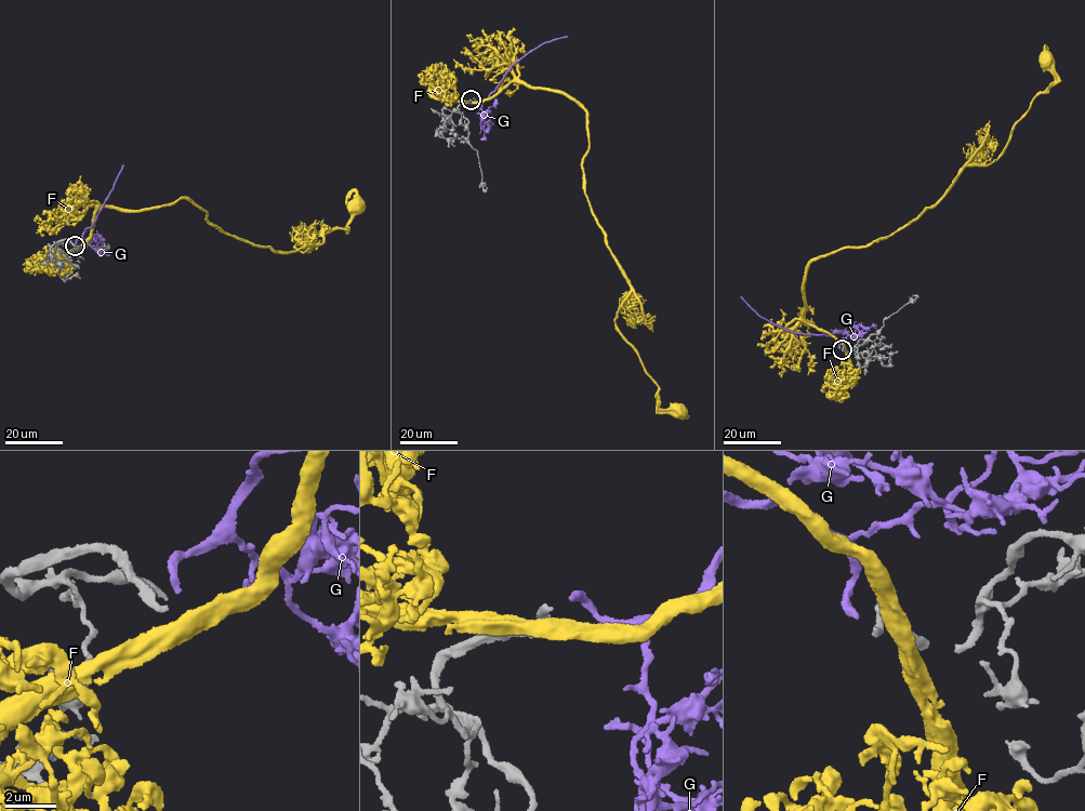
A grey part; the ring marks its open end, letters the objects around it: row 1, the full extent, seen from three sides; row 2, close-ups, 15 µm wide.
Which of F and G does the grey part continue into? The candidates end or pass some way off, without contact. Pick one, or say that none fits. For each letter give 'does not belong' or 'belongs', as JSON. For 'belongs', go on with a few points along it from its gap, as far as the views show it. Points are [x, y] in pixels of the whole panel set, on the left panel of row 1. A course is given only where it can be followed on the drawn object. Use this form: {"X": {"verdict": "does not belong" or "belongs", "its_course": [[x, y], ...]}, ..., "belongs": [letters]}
{"F": {"verdict": "does not belong"}, "G": {"verdict": "belongs", "its_course": [[76, 244], [76, 240], [94, 221], [123, 164]]}, "belongs": ["G"]}

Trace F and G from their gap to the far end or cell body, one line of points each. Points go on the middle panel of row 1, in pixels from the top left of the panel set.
F: (471, 101), (523, 80), (585, 110), (585, 195), (631, 290), (616, 323), (658, 386), (659, 407), (679, 410)
G: (473, 98), (477, 101), (488, 98), (514, 64), (543, 44), (567, 36)

